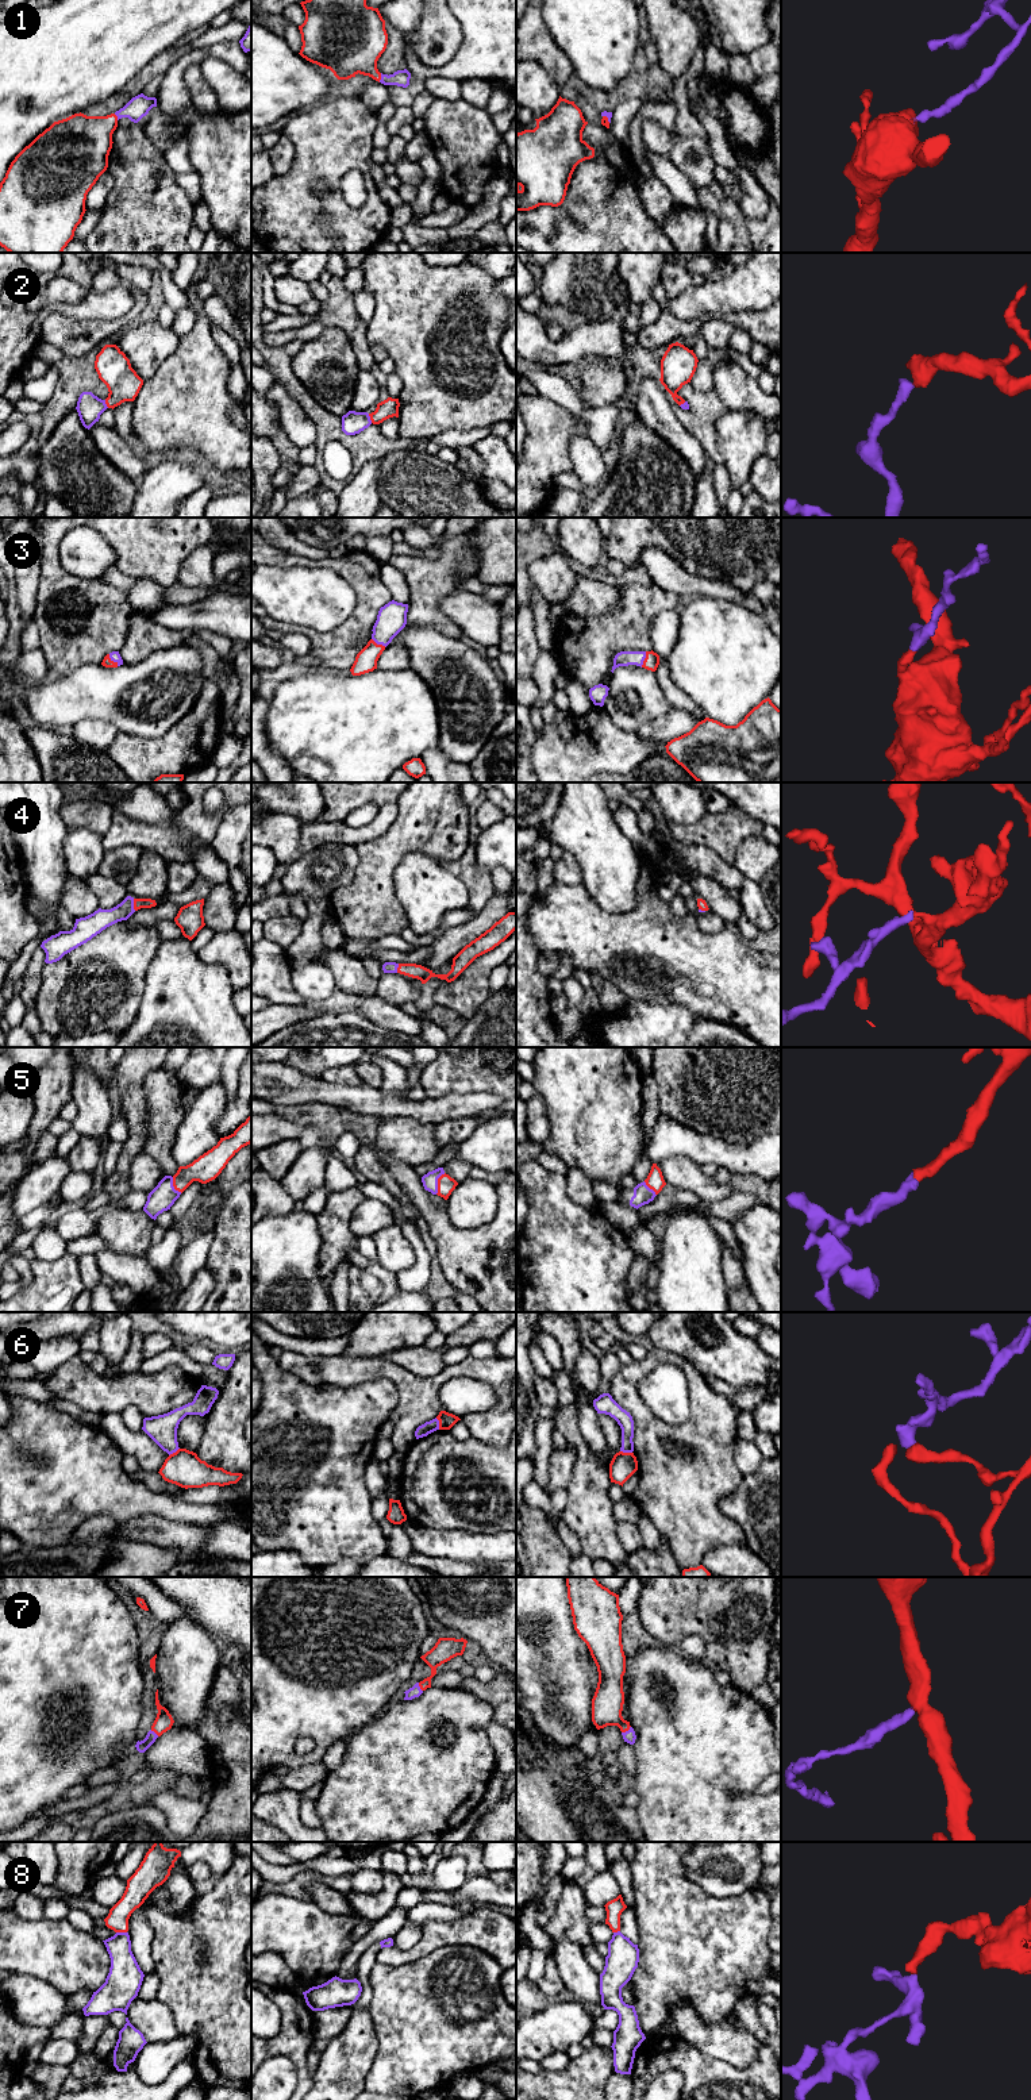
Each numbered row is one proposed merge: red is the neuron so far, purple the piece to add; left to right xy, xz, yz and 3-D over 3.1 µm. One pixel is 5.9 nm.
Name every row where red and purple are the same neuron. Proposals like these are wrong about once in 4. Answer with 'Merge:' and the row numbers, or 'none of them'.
Merge: 1, 2, 3, 4, 5, 7, 8

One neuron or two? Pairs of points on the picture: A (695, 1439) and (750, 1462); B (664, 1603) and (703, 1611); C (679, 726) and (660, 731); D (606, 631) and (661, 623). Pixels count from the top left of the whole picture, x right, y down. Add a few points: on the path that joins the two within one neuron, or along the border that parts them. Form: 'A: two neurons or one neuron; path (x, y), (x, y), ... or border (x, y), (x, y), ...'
A: two neurons; border (737, 1438), (734, 1465), (742, 1474)
B: one neuron; path (673, 1603), (693, 1603)
C: one neuron; path (674, 726), (664, 729)
D: two neurons; border (676, 608), (665, 608), (654, 618), (651, 649)

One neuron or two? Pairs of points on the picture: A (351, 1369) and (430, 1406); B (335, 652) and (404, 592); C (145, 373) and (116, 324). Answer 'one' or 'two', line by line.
A: one
B: two
C: two

